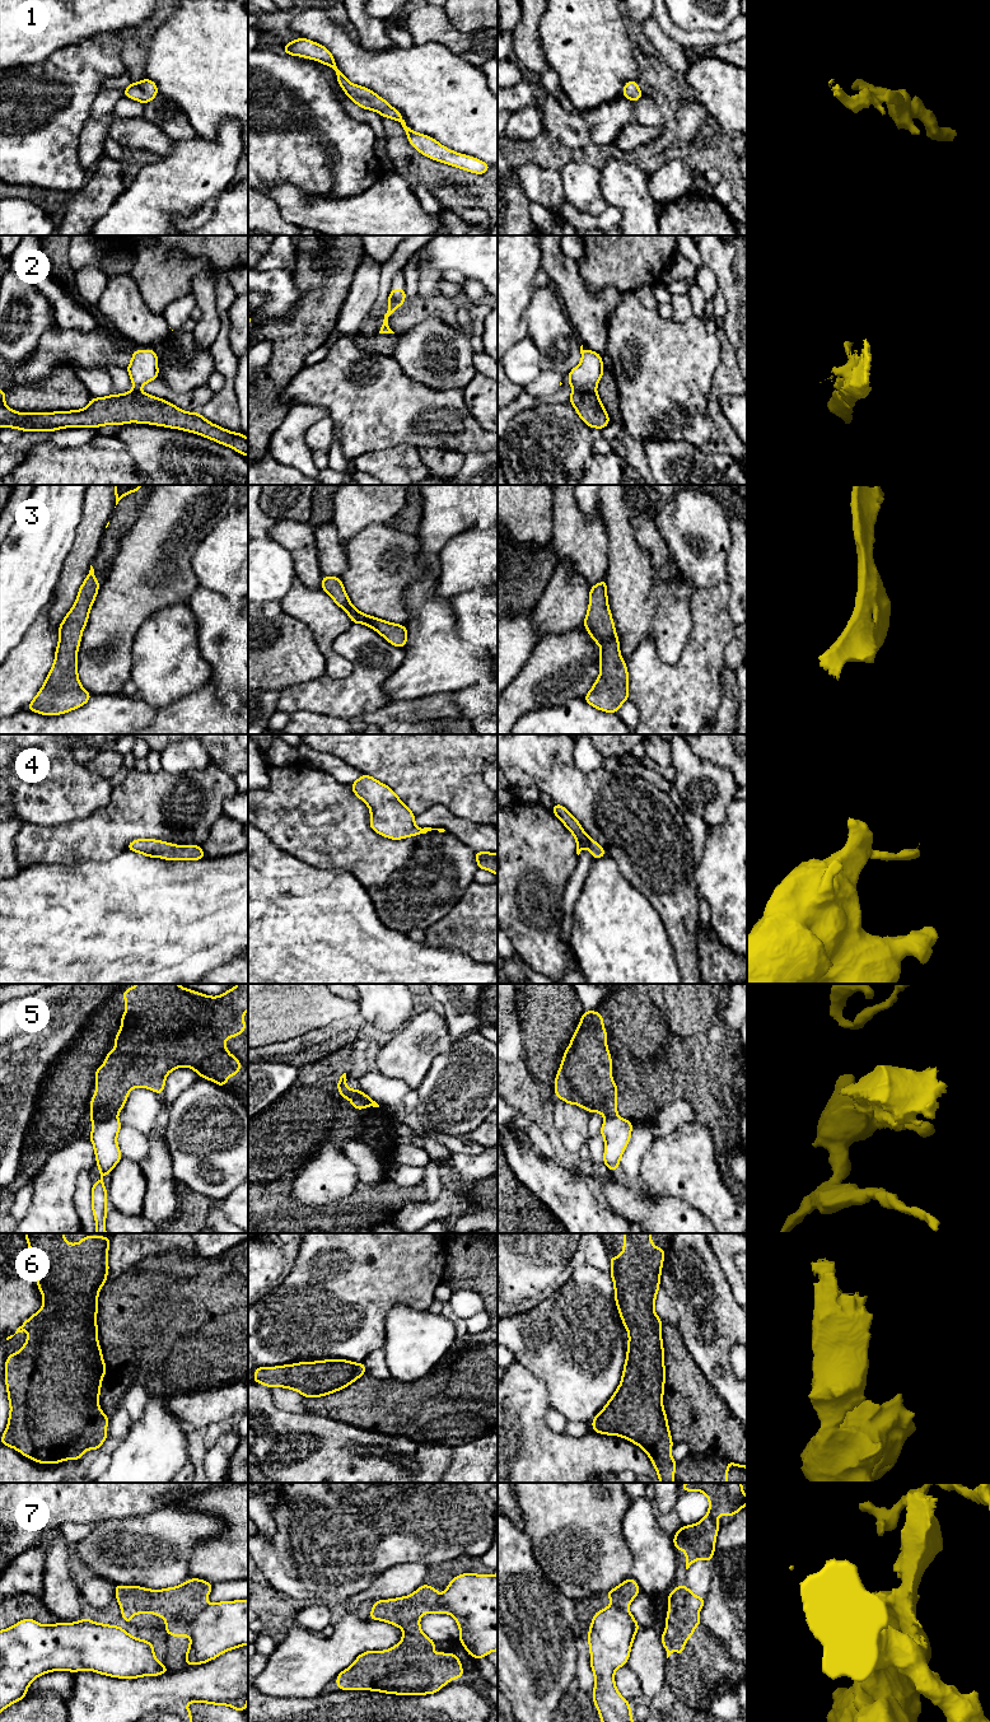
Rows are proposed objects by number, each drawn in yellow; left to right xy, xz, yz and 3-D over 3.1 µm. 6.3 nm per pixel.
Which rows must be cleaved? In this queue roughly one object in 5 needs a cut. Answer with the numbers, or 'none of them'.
2, 5, 7

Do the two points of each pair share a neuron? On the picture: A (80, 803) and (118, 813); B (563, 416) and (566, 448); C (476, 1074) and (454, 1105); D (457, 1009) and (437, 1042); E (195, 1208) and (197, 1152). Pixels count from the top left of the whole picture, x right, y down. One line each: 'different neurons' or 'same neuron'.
A: different neurons
B: same neuron
C: same neuron
D: different neurons
E: different neurons

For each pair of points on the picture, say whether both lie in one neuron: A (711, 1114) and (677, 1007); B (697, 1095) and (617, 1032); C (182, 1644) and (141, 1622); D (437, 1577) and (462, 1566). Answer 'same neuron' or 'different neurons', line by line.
A: same neuron
B: same neuron
C: same neuron
D: same neuron

